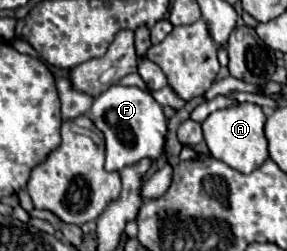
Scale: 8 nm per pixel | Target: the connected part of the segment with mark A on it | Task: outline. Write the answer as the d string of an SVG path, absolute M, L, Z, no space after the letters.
M238 103L228 109L210 113L202 129L204 129L204 141L216 159L224 161L232 169L238 169L240 173L252 173L268 159L268 139L264 135L264 125L266 125L266 115L260 105Z

